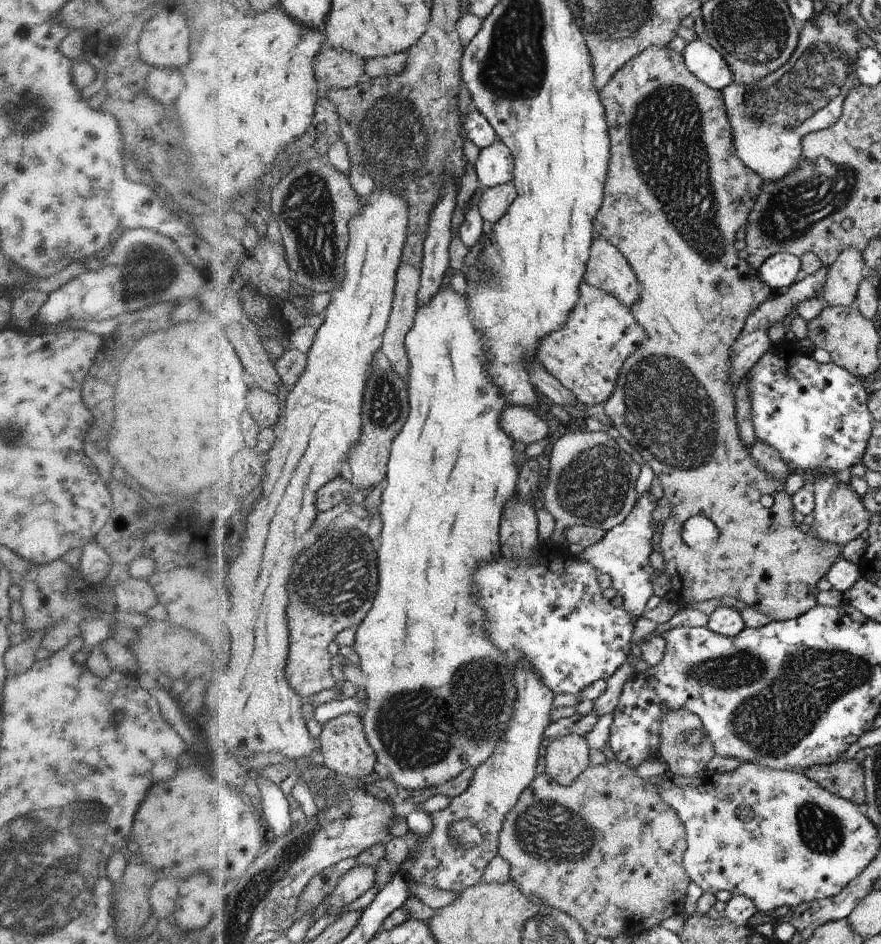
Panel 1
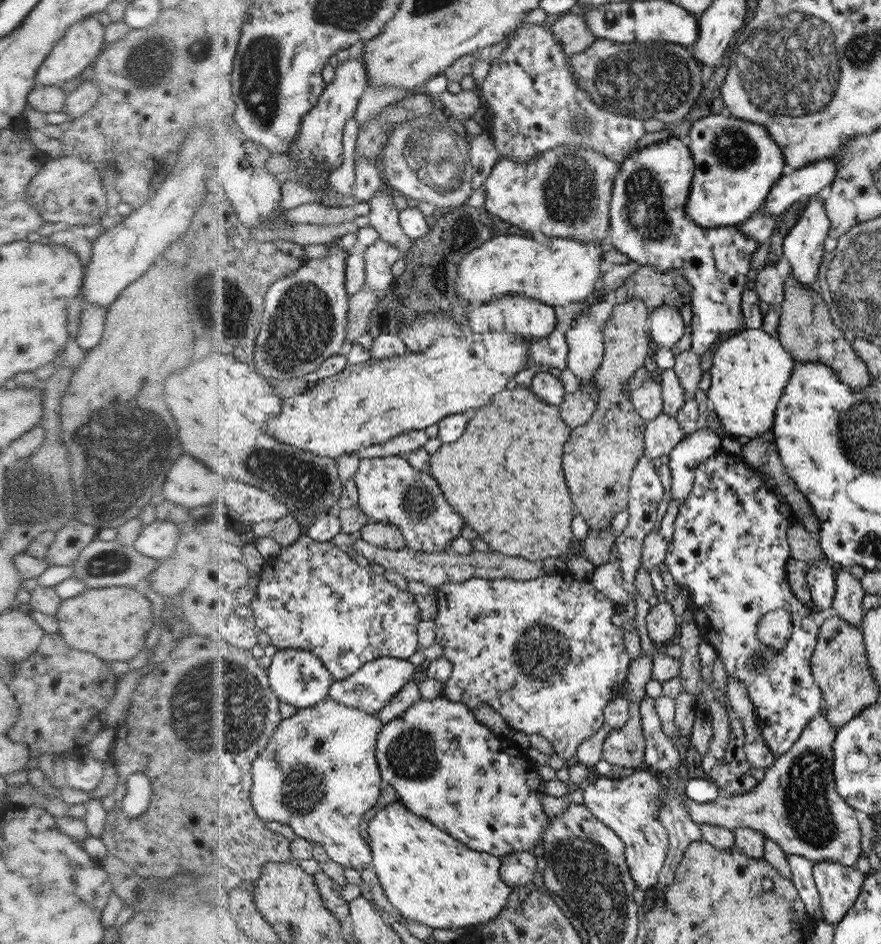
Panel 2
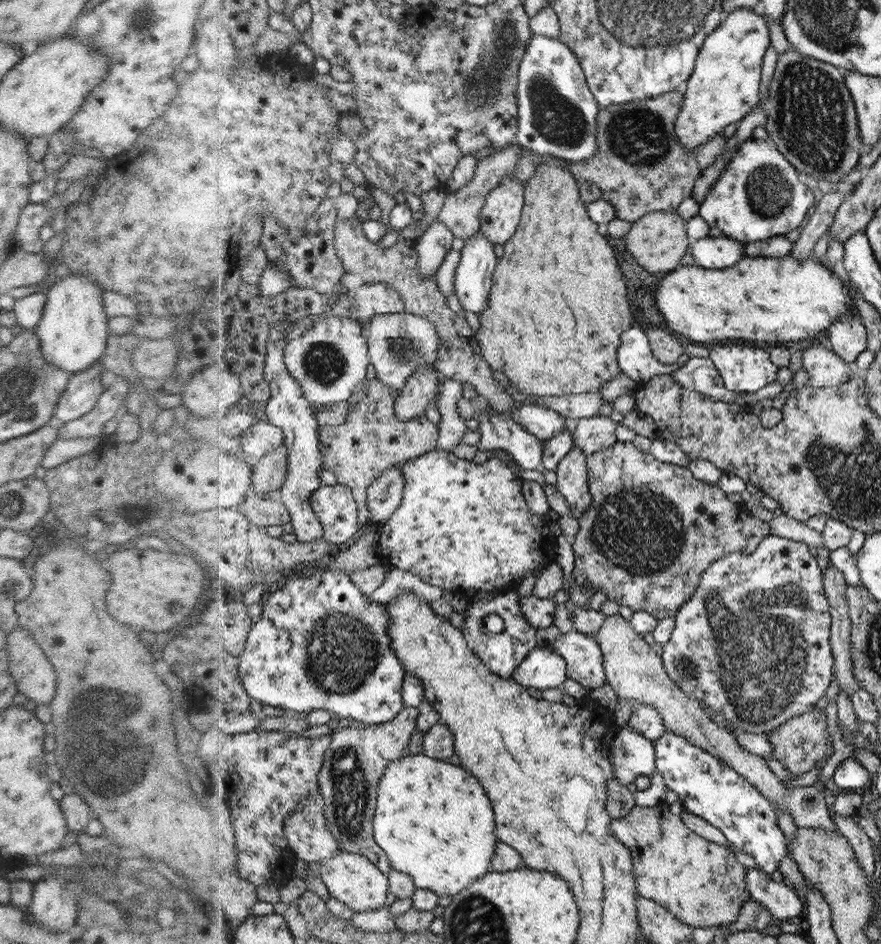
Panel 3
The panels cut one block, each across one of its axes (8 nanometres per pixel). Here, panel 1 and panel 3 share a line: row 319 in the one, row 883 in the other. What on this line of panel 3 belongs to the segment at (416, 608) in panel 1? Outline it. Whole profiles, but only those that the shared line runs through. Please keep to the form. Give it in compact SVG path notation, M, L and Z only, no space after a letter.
M424 752L417 756L407 754L401 760L392 761L380 784L375 818L378 844L388 853L394 868L414 876L417 888L453 897L466 890L474 880L488 874L492 870L496 836L493 806L484 790L480 780L461 765L432 758Z

